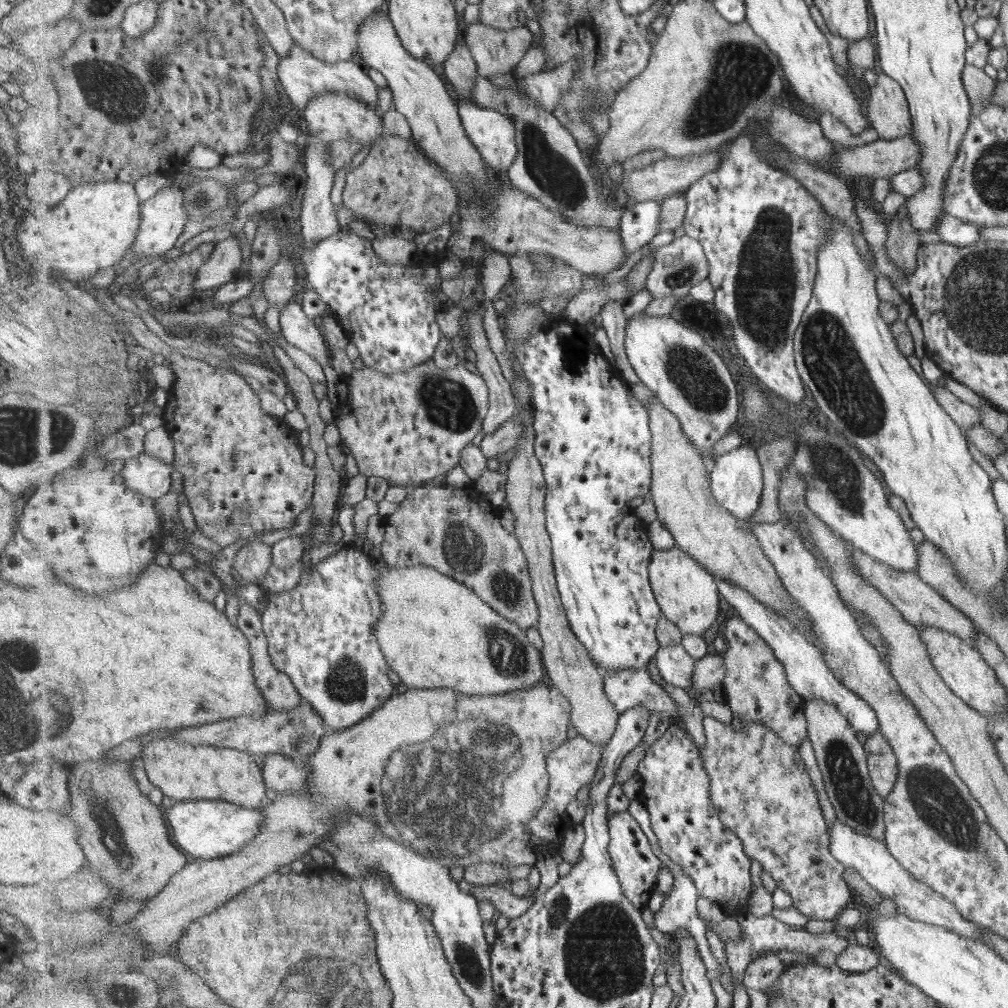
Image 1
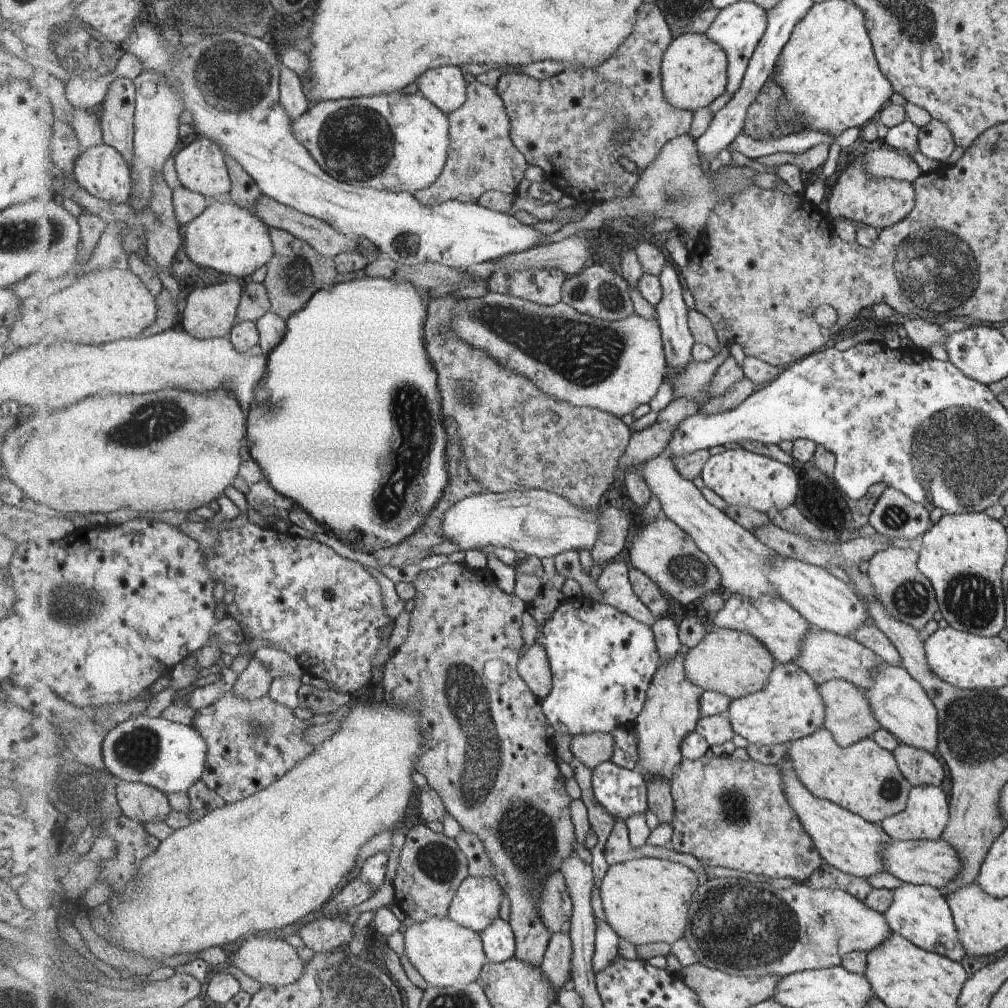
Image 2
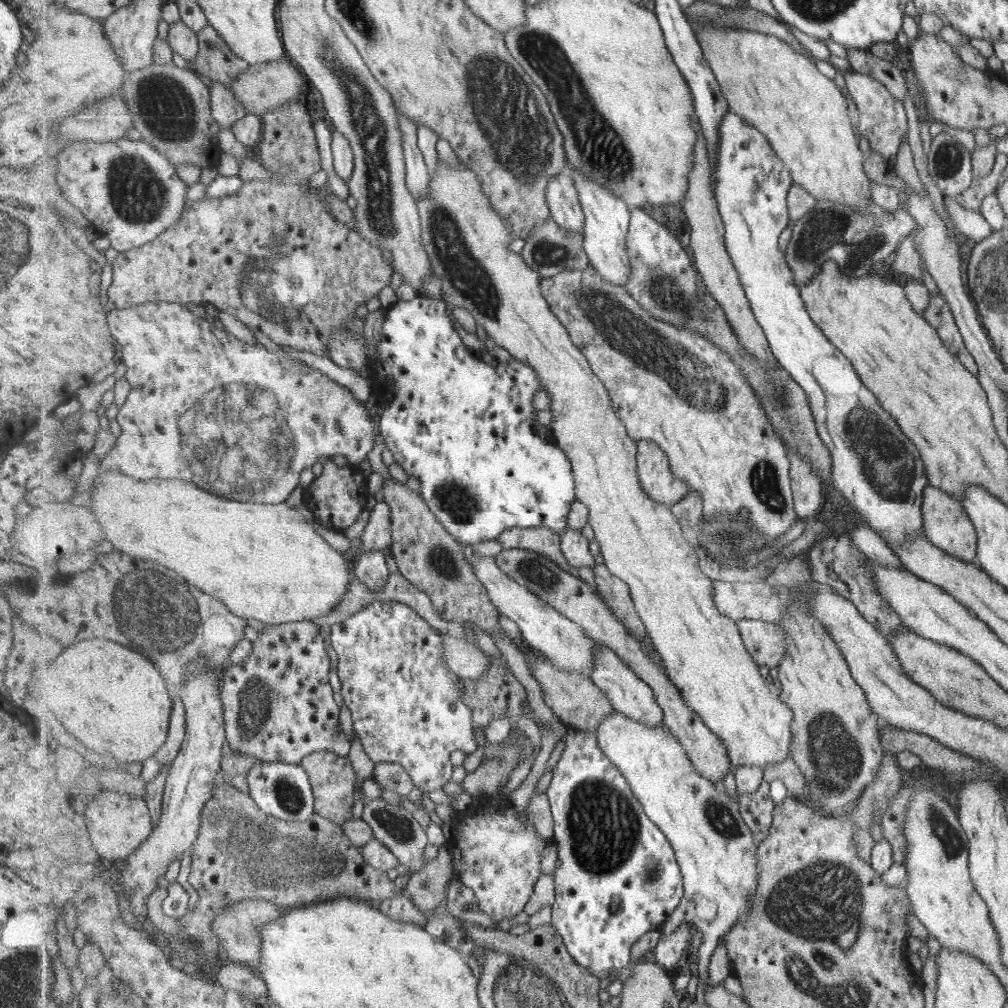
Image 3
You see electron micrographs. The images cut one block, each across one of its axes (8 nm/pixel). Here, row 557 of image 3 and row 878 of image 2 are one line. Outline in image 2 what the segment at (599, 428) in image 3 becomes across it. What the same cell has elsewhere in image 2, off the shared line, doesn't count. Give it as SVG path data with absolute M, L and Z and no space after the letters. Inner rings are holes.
M642 857L611 865L600 885L606 920L635 947L659 942L675 944L687 932L694 911L693 896L701 883L689 866L671 860Z

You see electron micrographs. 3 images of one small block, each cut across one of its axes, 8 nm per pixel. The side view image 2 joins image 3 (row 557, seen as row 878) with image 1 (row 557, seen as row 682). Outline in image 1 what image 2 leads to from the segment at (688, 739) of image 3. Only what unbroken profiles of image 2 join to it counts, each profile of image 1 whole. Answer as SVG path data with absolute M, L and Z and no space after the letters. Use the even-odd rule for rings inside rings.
M413 487L398 509L387 518L385 537L380 548L382 558L393 567L427 565L454 578L473 589L483 601L489 603L501 616L514 621L524 631L537 626L540 610L533 593L529 561L522 544L515 534L502 526L500 512L490 503L485 510L481 502L475 502L462 489L446 487Z

